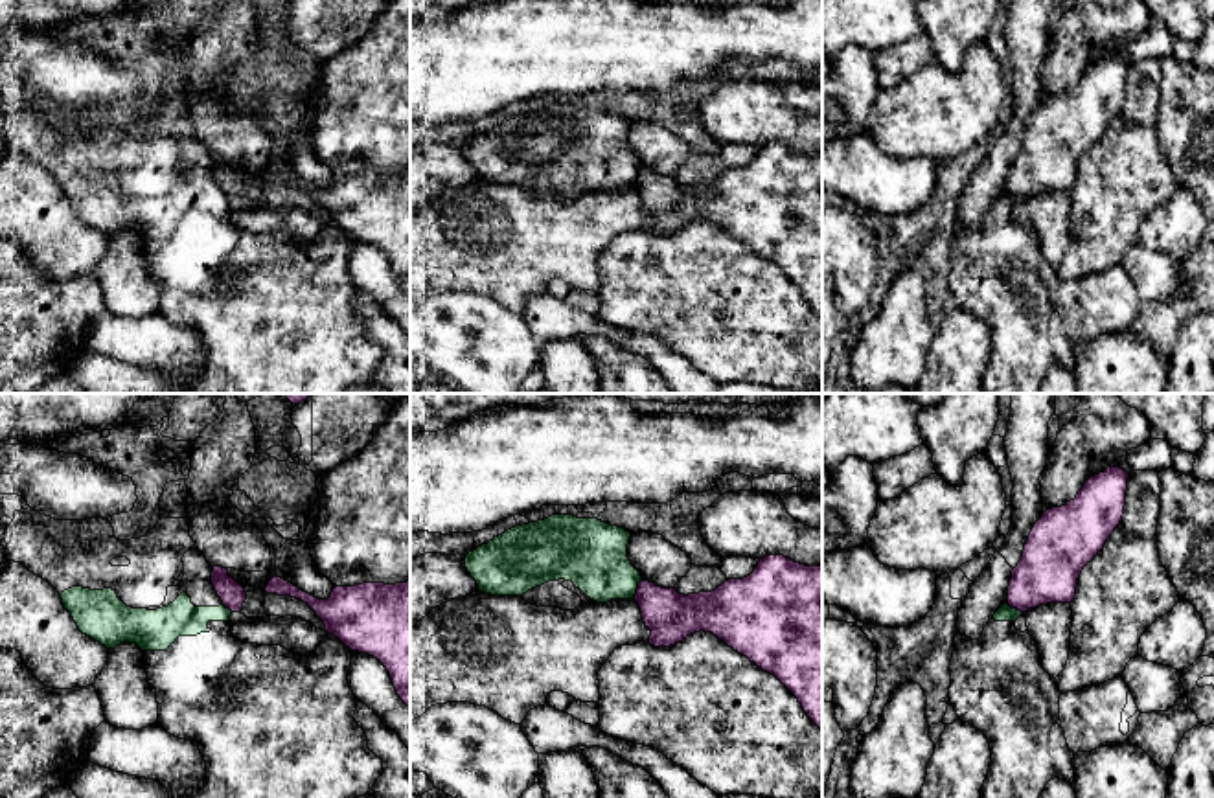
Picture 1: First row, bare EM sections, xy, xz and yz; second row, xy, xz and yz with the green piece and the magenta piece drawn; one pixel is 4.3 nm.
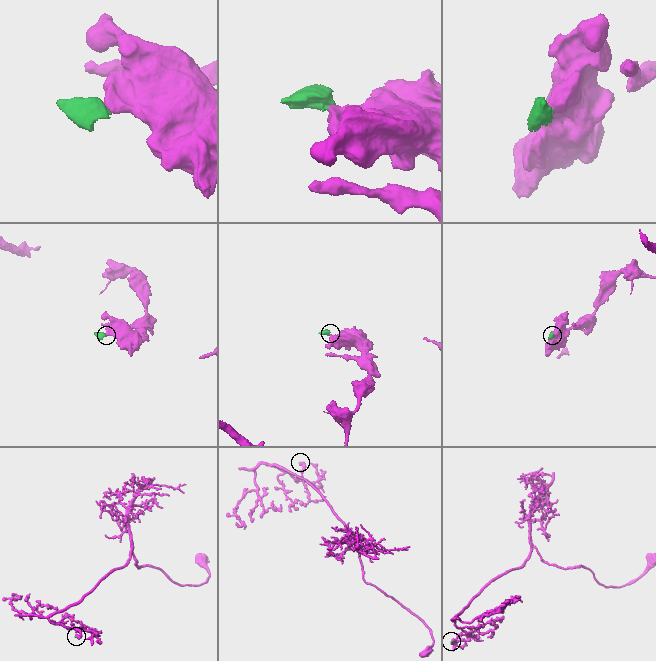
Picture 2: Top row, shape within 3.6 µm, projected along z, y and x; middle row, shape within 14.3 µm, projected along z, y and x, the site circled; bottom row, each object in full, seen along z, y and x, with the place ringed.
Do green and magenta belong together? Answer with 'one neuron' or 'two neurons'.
two neurons

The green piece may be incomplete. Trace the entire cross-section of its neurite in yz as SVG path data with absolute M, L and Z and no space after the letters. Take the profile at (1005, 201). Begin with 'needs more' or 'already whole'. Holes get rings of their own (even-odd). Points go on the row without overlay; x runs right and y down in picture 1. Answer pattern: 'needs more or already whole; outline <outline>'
needs more; outline M1004 191L988 210L979 228L960 221L955 224L949 254L949 292L960 309L973 313L986 324L991 338L988 364L980 379L980 393L1039 393L1039 384L1050 368L1071 370L1074 364L1072 348L1078 340L1096 338L1104 331L1128 329L1140 305L1133 281L1122 265L1080 279L1061 281L1056 267L1043 257L1039 239L1028 219L1015 217L1014 210L1021 202L1021 199Z

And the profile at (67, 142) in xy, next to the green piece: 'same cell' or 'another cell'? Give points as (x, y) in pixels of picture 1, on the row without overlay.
same cell

